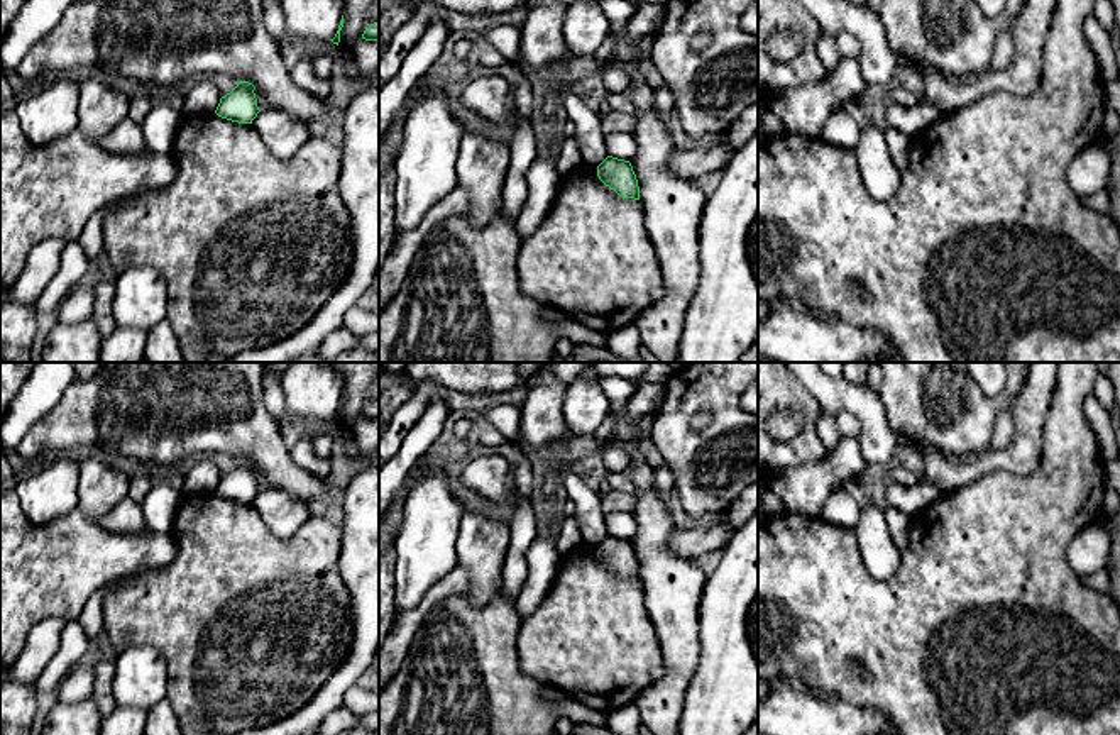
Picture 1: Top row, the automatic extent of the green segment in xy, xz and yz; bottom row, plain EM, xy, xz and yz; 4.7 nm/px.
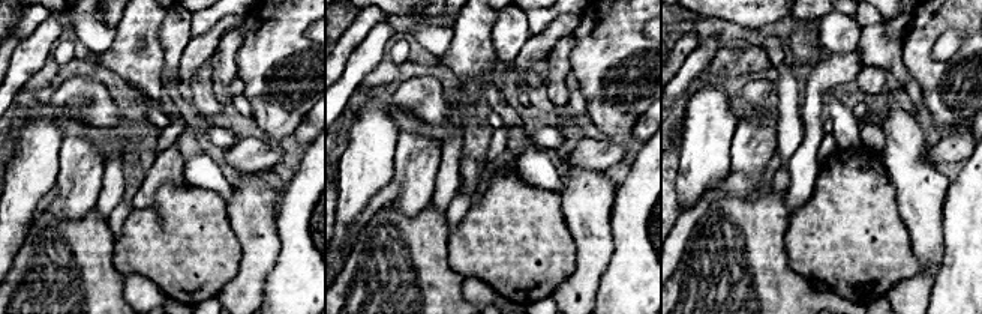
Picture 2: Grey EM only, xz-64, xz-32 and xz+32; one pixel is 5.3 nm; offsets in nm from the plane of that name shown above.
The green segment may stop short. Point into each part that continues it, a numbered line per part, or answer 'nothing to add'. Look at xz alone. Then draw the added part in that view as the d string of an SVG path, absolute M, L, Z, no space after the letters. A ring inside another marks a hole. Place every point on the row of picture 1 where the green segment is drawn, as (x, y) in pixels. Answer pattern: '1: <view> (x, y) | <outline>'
nothing to add

